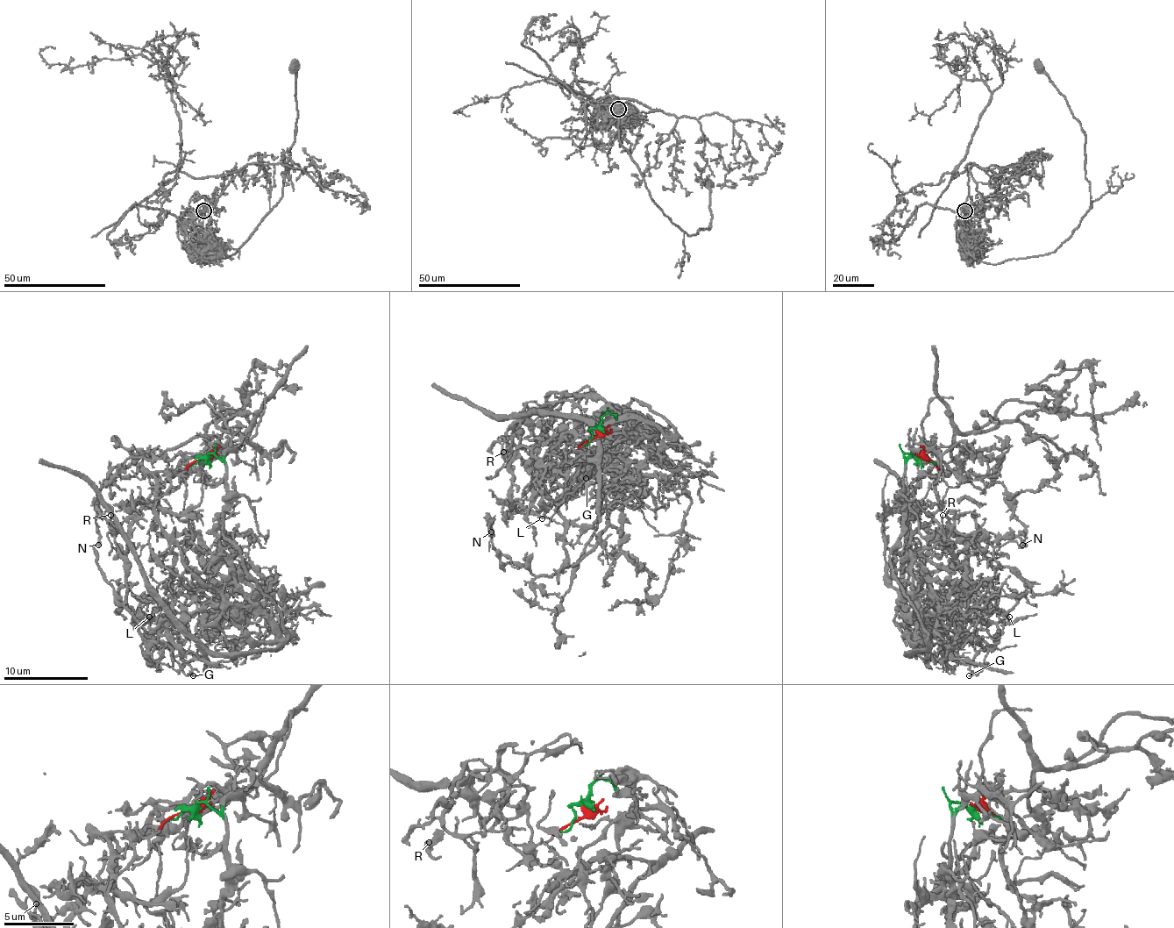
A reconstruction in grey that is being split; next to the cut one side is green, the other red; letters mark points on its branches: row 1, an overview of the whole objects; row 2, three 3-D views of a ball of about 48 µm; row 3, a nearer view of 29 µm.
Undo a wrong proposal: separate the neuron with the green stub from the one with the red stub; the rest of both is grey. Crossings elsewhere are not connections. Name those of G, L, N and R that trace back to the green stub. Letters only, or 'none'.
G, L, R

